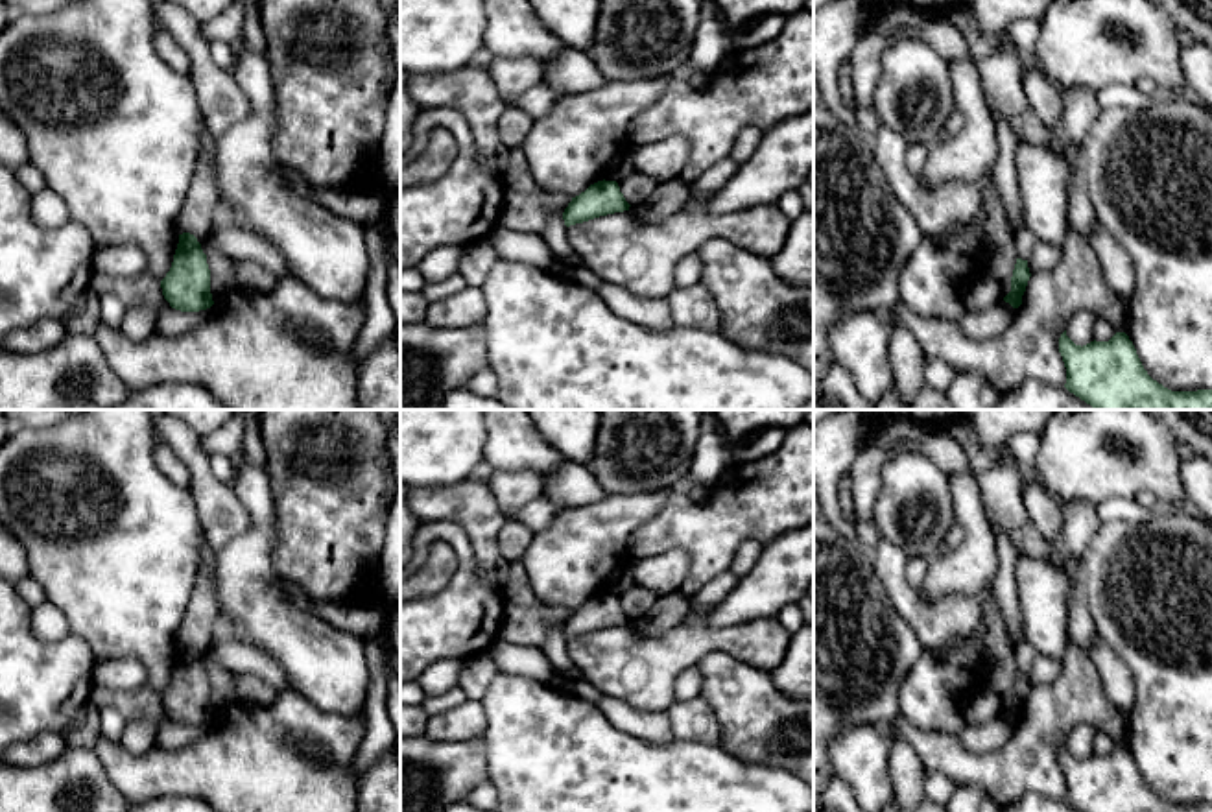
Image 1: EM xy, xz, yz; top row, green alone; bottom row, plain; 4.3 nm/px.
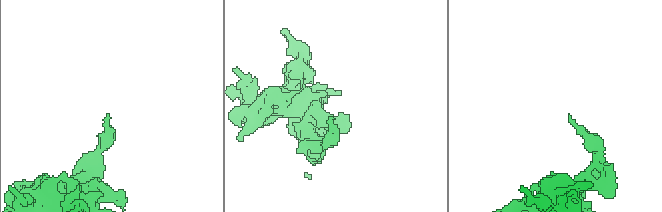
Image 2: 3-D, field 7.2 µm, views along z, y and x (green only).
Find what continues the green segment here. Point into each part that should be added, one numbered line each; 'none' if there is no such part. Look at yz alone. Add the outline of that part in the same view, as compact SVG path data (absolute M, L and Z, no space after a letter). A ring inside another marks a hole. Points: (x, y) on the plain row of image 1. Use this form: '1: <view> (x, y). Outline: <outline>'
none

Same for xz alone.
none

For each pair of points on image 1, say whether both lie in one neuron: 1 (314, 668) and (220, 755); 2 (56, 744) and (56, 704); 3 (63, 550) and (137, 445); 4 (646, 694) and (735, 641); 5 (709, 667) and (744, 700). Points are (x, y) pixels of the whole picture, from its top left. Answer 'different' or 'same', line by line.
1: different
2: different
3: same
4: same
5: same

